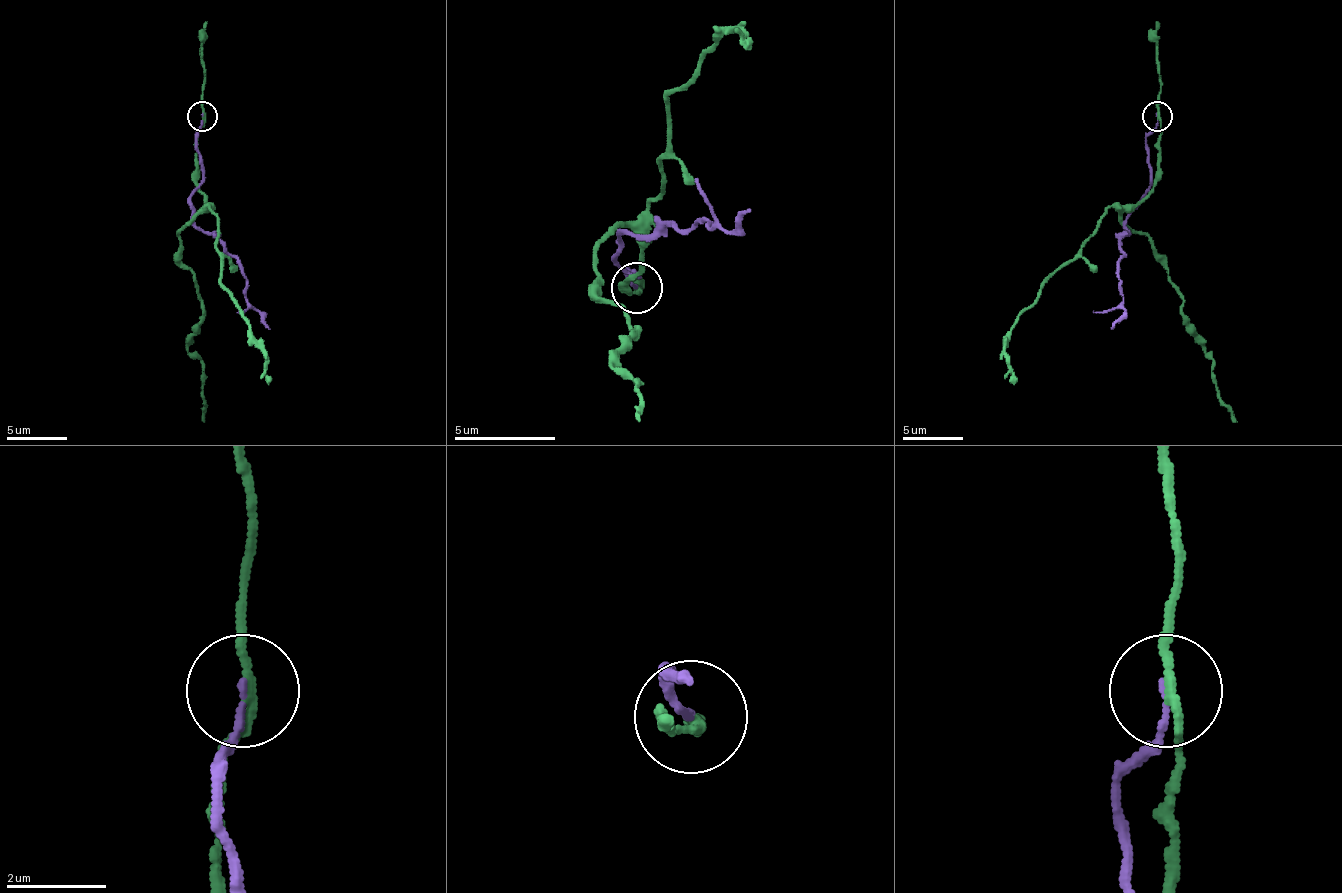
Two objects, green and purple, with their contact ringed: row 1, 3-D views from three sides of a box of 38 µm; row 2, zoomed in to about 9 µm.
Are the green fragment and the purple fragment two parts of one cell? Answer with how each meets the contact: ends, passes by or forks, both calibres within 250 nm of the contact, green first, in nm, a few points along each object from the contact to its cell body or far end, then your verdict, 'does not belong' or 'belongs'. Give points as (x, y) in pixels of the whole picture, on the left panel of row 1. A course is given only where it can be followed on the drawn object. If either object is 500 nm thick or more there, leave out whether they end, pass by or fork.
green passes by | purple ends | 170/130 nm | green via (202, 115), (196, 181), (205, 208), (178, 232), (202, 301), (187, 349), (202, 361), (202, 421) | purple via (202, 115), (196, 139), (202, 184), (190, 205), (193, 220), (237, 262), (246, 280), (246, 301), (270, 328) | does not belong

